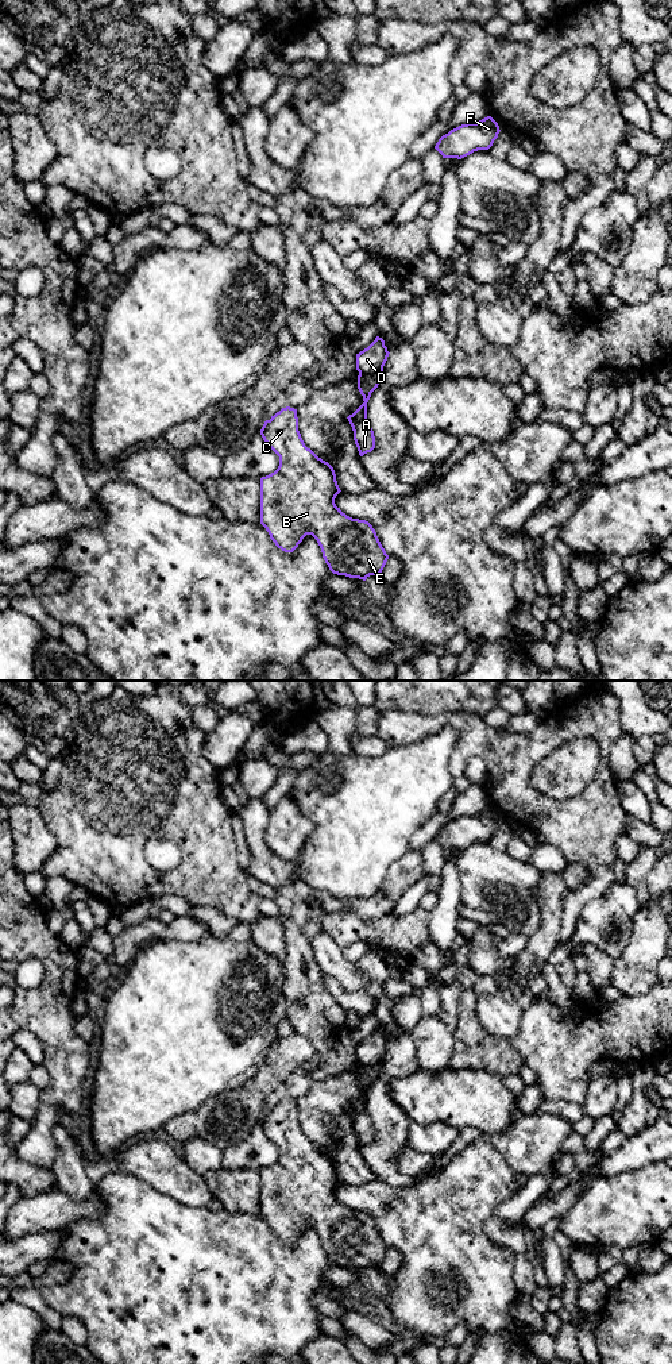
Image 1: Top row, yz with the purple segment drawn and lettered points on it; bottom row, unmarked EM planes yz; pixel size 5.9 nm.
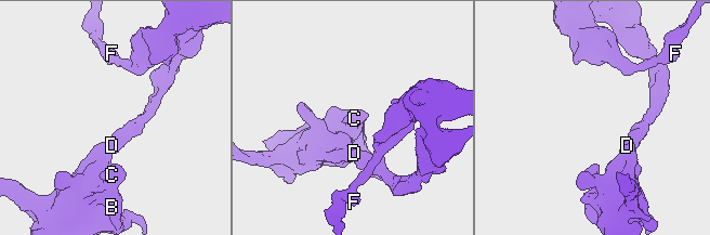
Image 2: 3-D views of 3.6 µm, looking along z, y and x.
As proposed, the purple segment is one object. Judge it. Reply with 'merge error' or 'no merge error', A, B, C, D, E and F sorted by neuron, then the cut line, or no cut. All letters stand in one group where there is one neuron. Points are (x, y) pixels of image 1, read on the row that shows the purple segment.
merge error | A B C E / D F | yz (382, 369), (374, 373), (359, 372)

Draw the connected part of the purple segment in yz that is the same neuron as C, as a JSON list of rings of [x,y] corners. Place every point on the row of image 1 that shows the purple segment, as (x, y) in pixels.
[[[282,408],[264,421],[260,435],[279,456],[278,469],[260,478],[260,524],[275,546],[293,552],[306,535],[312,535],[333,574],[363,581],[379,575],[389,555],[368,521],[352,519],[336,506],[335,498],[341,490],[335,470],[305,446],[298,431],[297,409]]]

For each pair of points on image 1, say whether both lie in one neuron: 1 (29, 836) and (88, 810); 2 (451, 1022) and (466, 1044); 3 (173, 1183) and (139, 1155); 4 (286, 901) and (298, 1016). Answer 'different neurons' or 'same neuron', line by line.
1: different neurons
2: different neurons
3: same neuron
4: same neuron

